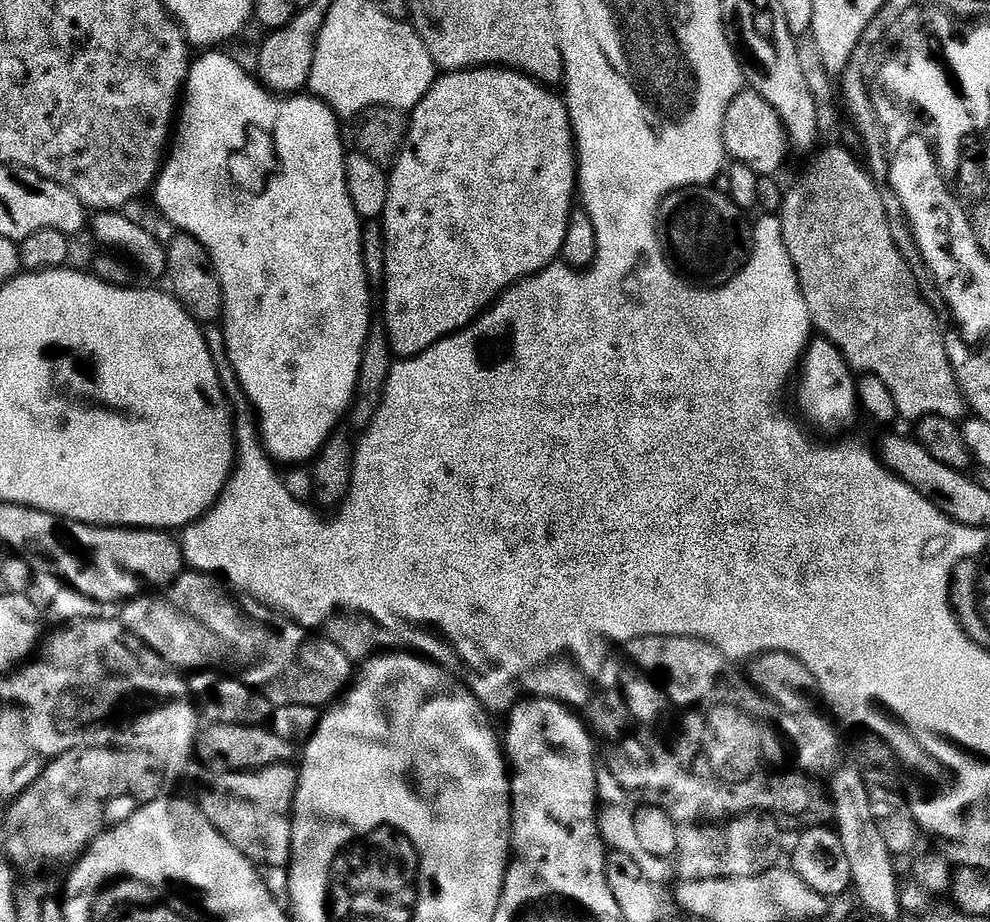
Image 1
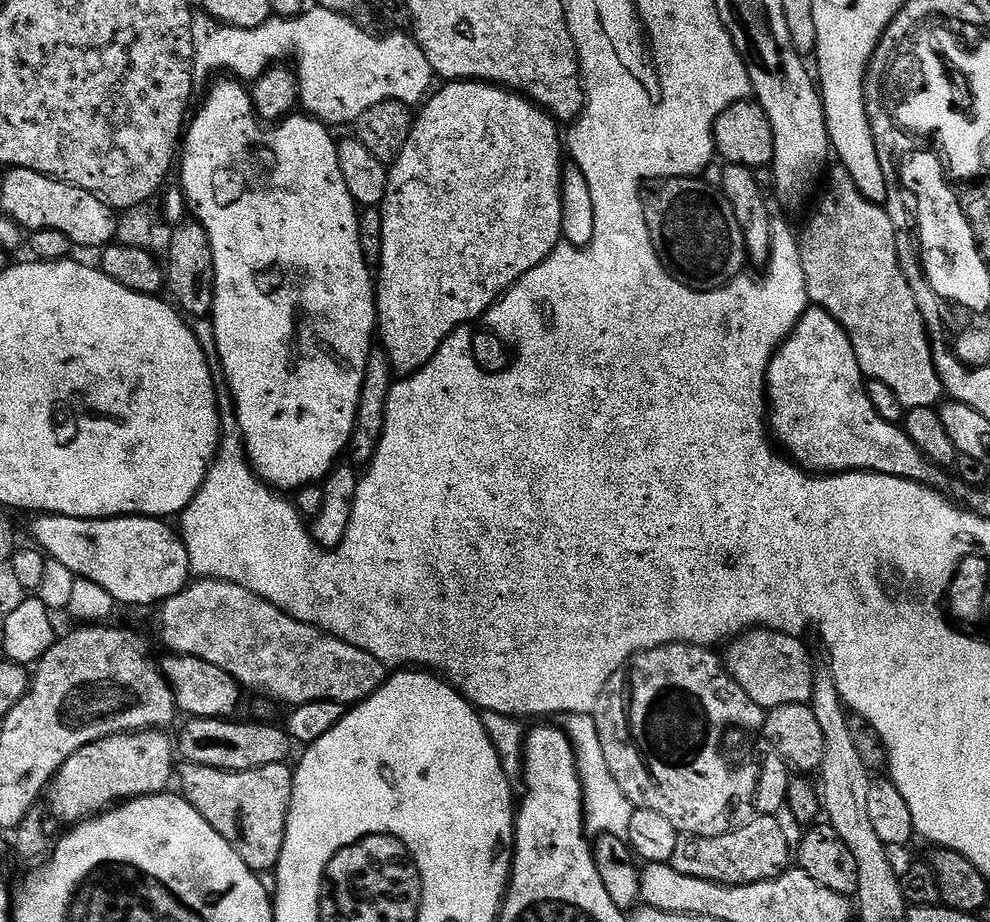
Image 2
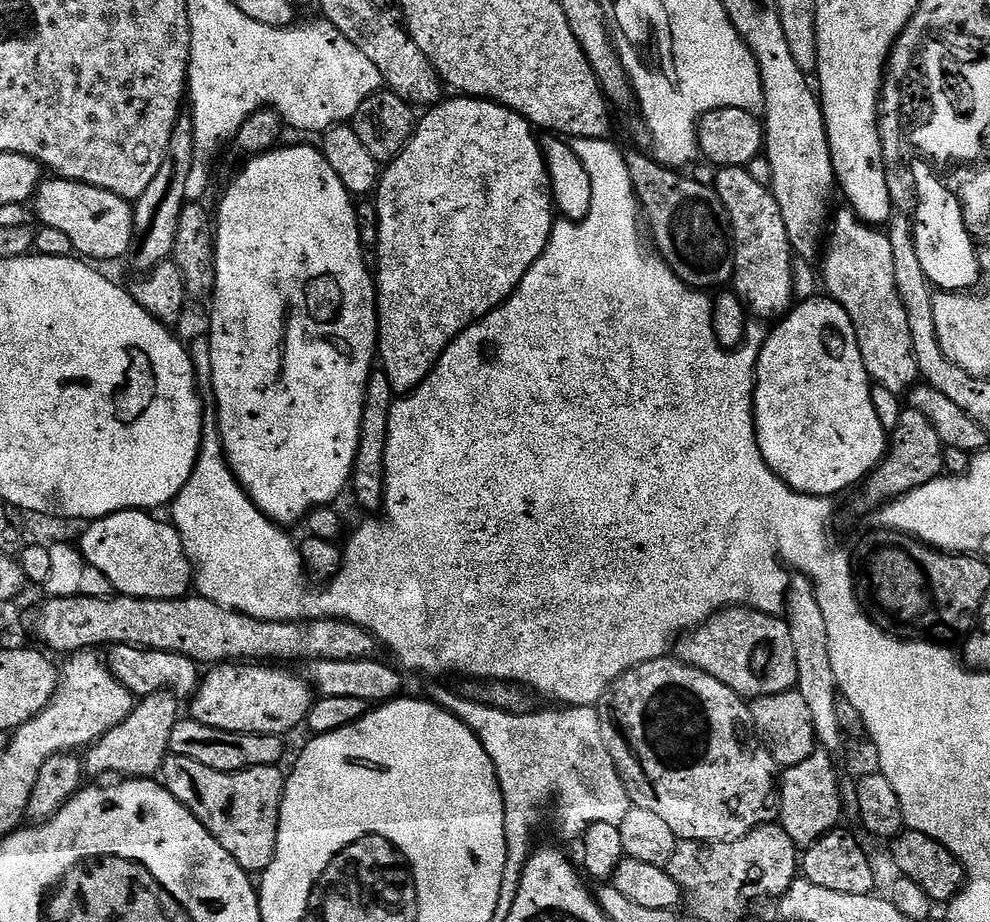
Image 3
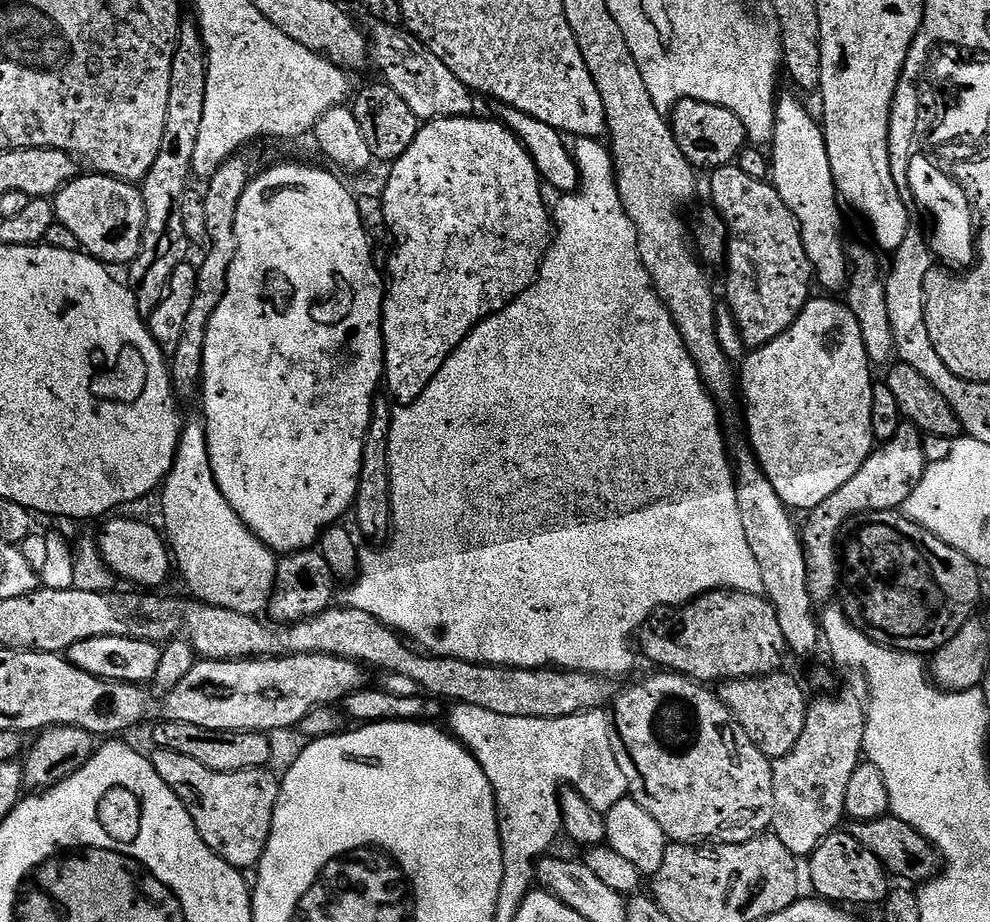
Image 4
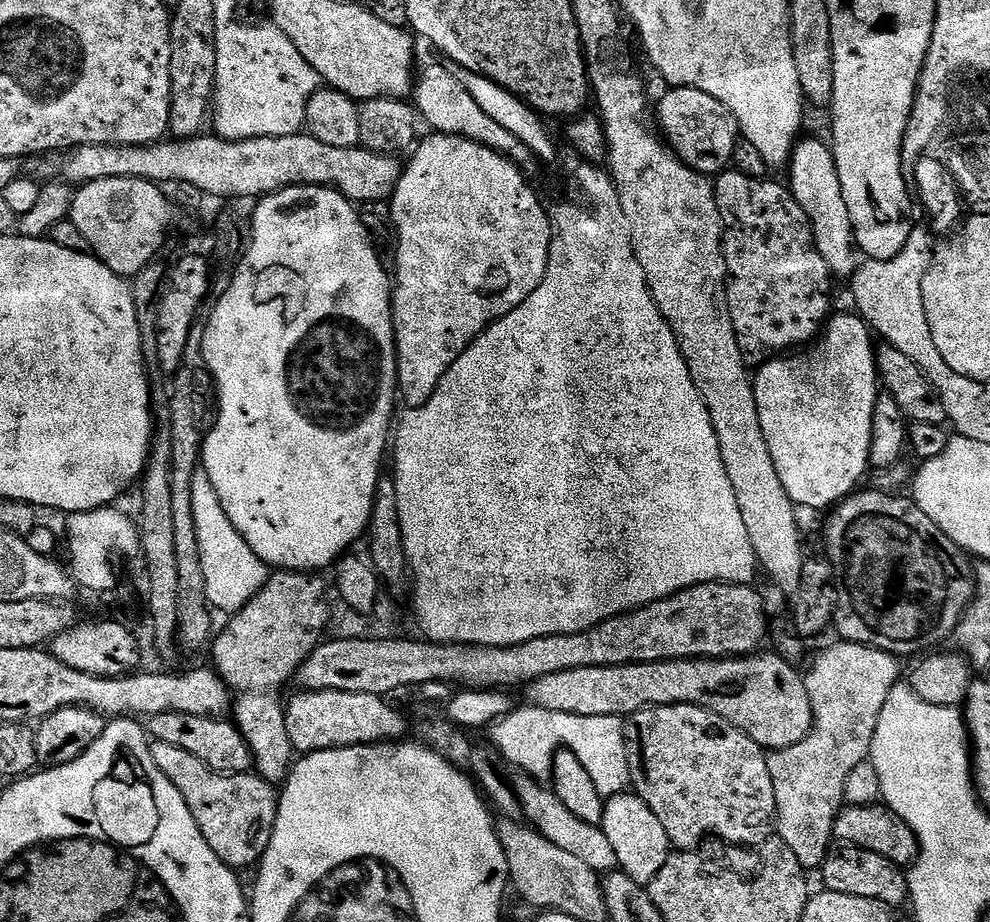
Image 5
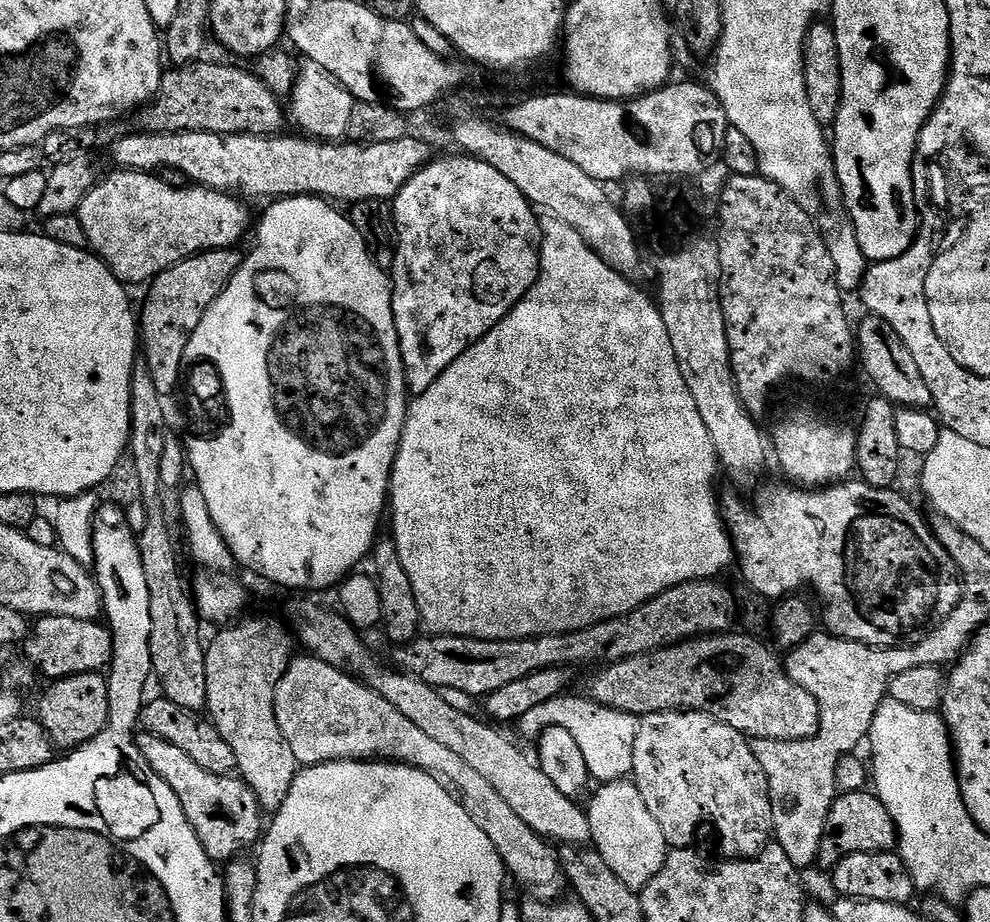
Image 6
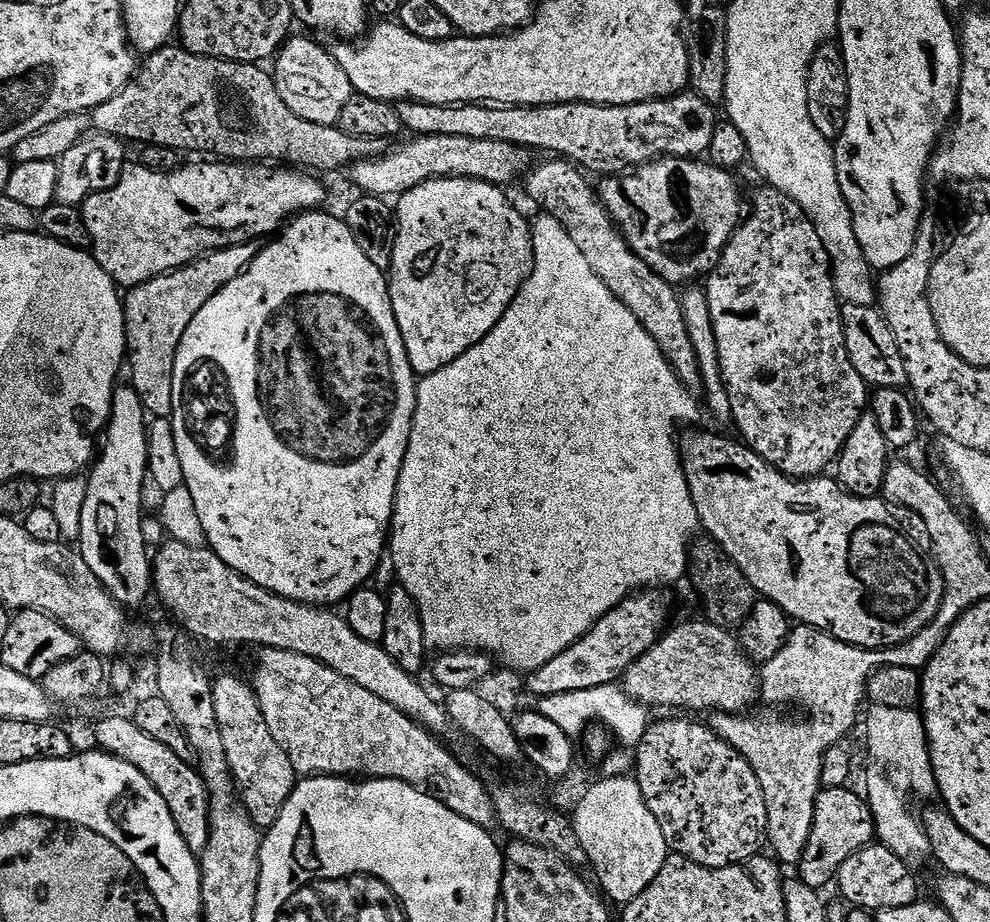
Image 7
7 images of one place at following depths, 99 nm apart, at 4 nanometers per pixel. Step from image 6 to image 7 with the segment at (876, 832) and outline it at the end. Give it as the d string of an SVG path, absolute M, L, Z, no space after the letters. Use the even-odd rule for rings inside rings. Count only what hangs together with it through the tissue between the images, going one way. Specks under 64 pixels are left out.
M851 787L821 788L818 798L814 802L814 826L810 830L810 838L806 842L806 850L802 854L798 865L798 879L806 882L806 886L817 890L824 890L827 884L831 885L836 878L836 871L858 850L868 847L876 840L876 823L867 799L856 792L851 792Z

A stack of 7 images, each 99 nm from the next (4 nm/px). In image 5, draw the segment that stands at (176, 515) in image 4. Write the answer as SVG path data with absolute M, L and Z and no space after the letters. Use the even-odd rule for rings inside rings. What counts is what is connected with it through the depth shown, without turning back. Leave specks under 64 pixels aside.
M211 487L192 489L192 517L196 531L196 549L200 555L200 570L204 579L204 597L217 613L235 614L258 594L268 579L270 570L246 546L244 539L226 518ZM220 611L220 612L219 612Z

